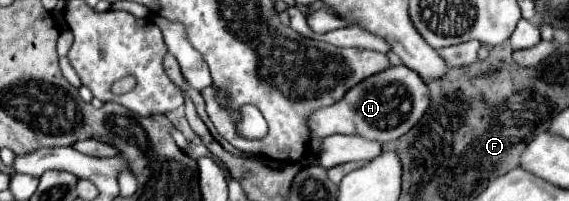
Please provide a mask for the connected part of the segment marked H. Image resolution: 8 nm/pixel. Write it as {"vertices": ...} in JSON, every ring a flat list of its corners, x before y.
{"vertices":[[392,65,382,73,374,73,362,79,338,103,316,109,308,117,310,139,324,139,328,135,342,133,342,135,360,135,384,145,408,133,426,113,428,105,430,105,430,91,428,85,422,81,422,77,418,77,418,73,414,73,406,65,396,67]]}

